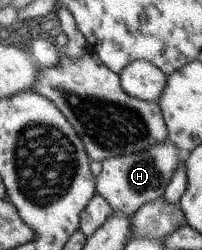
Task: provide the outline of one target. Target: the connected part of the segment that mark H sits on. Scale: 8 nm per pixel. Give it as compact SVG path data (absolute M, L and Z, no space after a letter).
M169 139L136 153L104 158L101 161L101 170L94 180L94 190L107 201L113 213L130 217L141 205L162 196L169 179L183 158L185 153Z

